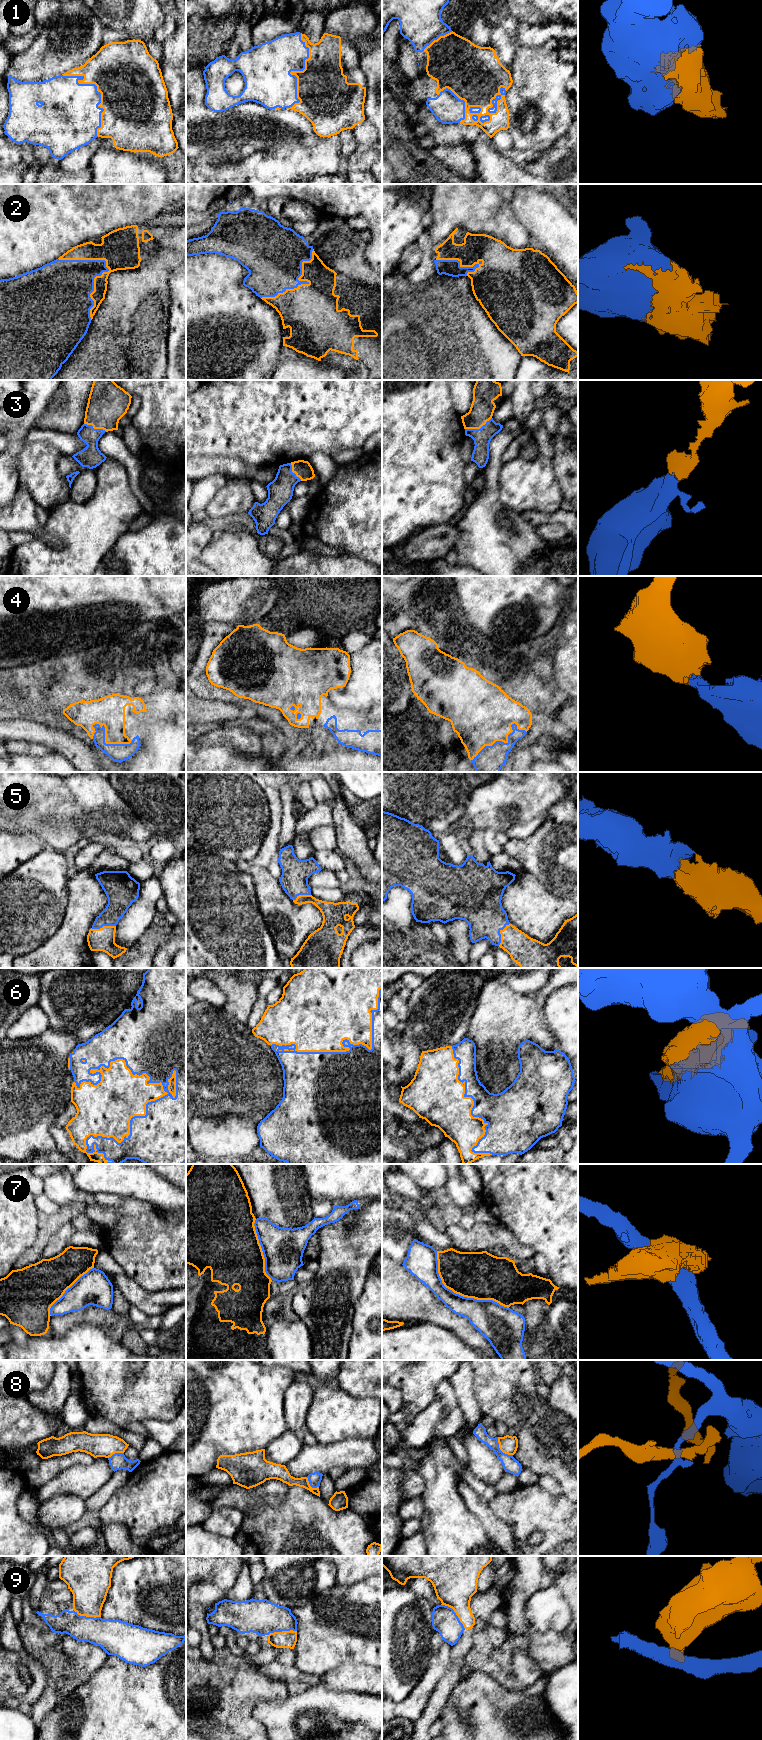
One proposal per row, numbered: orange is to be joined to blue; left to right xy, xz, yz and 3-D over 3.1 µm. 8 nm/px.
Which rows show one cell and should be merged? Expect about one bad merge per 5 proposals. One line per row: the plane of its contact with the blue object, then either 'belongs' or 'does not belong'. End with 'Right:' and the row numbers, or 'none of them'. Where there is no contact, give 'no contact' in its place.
1: contact in yz; belongs
2: contact in xy; belongs
3: contact in yz; belongs
4: contact in yz; belongs
5: contact in yz; belongs
6: contact in xy; belongs
7: contact in yz; does not belong
8: contact in yz; does not belong
9: contact in yz; does not belong
Right: 1, 2, 3, 4, 5, 6

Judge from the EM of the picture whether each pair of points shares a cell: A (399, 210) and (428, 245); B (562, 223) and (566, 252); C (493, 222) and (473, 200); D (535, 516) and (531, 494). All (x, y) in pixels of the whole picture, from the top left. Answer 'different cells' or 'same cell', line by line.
A: different cells
B: same cell
C: same cell
D: different cells

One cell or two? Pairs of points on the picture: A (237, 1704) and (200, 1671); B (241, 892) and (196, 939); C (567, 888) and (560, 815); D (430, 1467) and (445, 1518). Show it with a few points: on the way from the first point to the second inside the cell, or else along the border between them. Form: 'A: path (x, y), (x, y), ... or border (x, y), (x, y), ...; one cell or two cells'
A: path (228, 1695), (209, 1677); one cell
B: path (229, 904), (206, 927); one cell
C: path (567, 870), (567, 833); one cell
D: path (436, 1480), (441, 1485), (443, 1505); one cell

